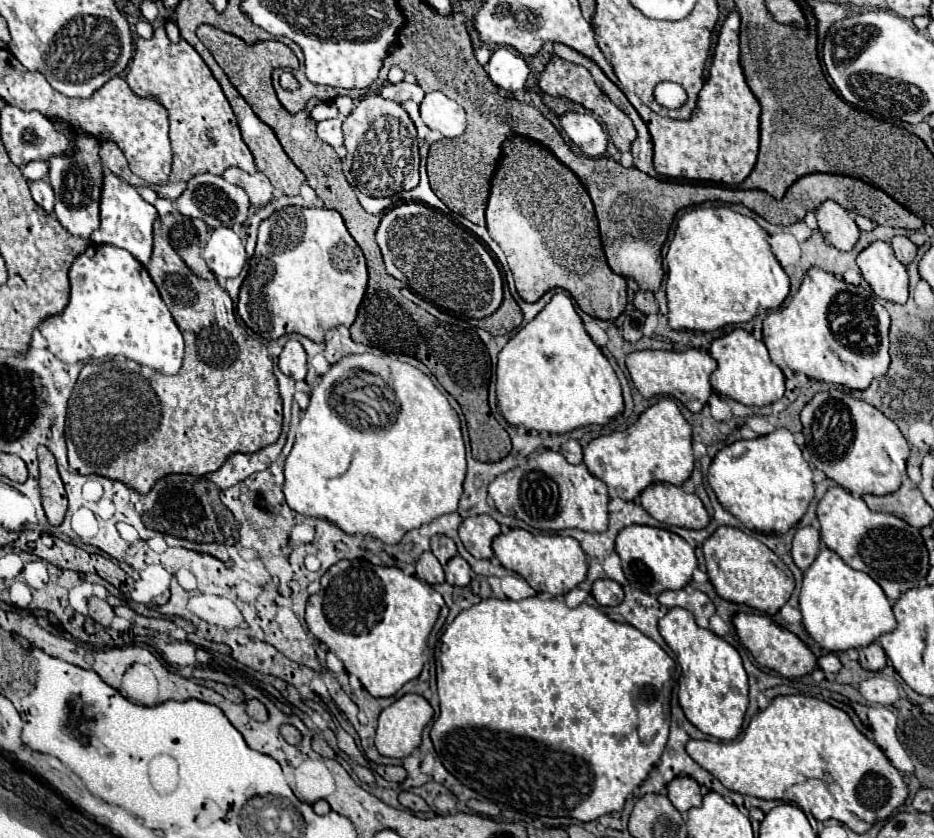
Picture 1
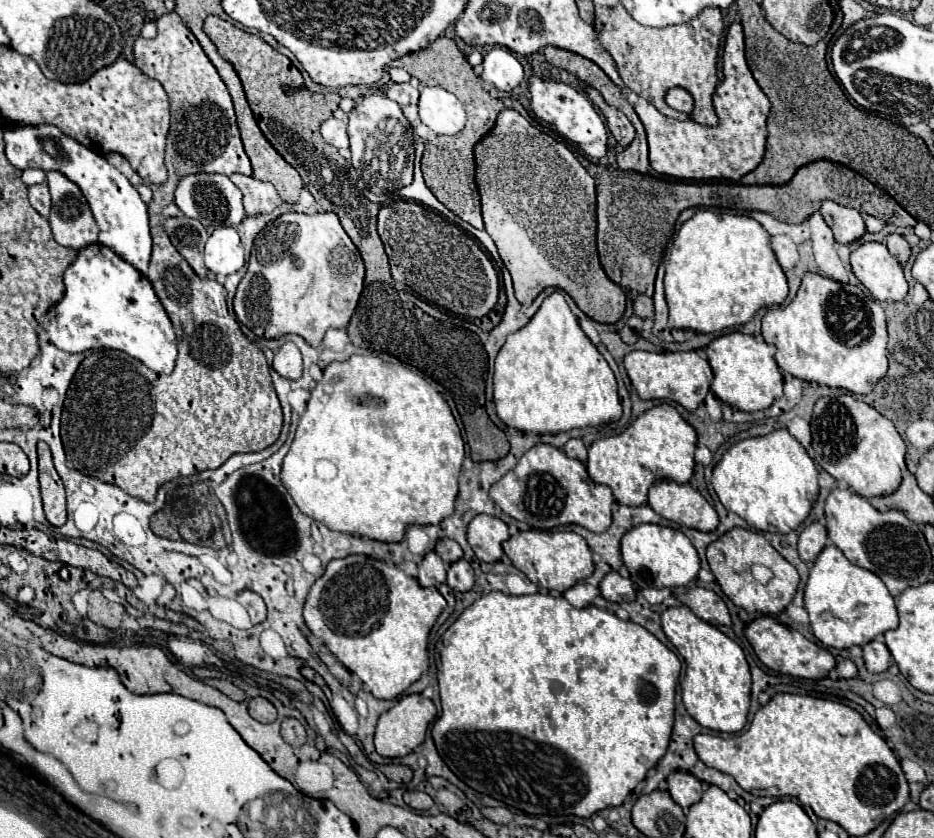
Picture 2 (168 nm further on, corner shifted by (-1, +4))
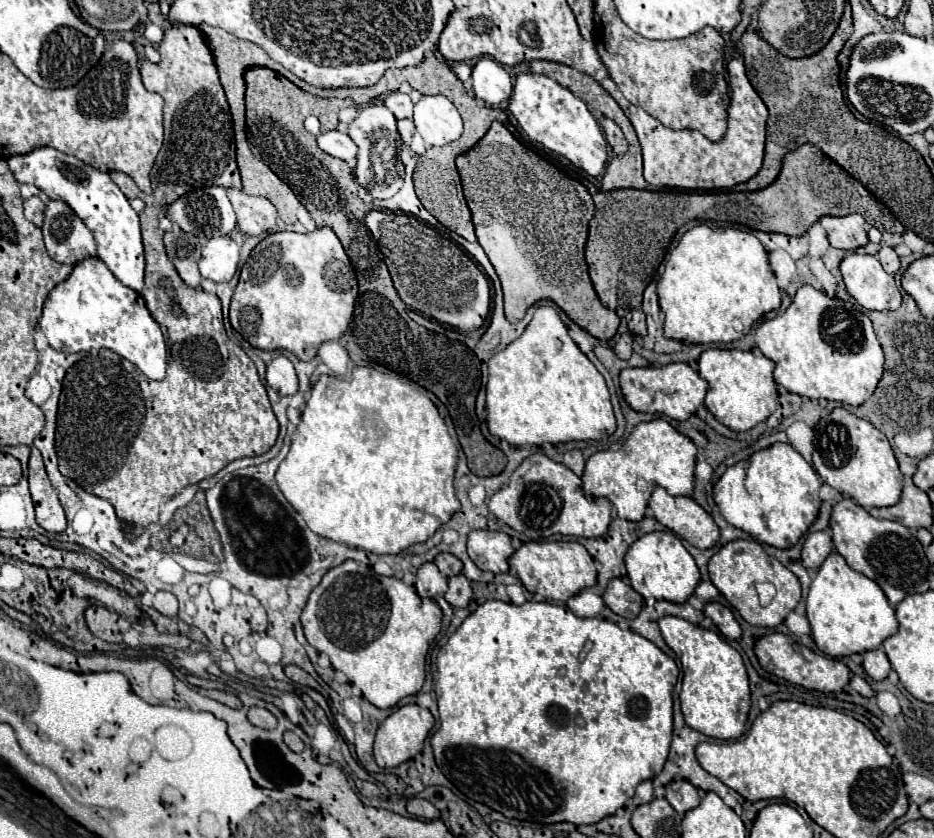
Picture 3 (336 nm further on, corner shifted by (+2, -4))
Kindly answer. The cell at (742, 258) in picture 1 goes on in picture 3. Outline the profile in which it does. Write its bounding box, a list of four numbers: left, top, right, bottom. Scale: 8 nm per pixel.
[656,223,780,344]

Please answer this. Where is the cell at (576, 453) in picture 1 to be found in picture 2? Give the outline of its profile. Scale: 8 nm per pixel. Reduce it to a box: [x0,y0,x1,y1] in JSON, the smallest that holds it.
[563,438,587,462]

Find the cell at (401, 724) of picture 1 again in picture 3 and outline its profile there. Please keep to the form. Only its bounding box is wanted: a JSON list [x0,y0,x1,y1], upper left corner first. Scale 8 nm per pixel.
[374,704,434,768]

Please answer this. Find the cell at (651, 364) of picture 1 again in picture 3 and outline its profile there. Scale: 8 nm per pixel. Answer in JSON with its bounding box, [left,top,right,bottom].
[620,364,708,420]

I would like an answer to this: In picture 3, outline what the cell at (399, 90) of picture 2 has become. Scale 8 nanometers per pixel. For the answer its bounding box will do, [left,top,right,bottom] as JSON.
[384,92,412,120]

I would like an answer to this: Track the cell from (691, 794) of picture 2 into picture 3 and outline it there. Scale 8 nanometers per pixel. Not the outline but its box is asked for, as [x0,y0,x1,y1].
[666,780,700,814]

